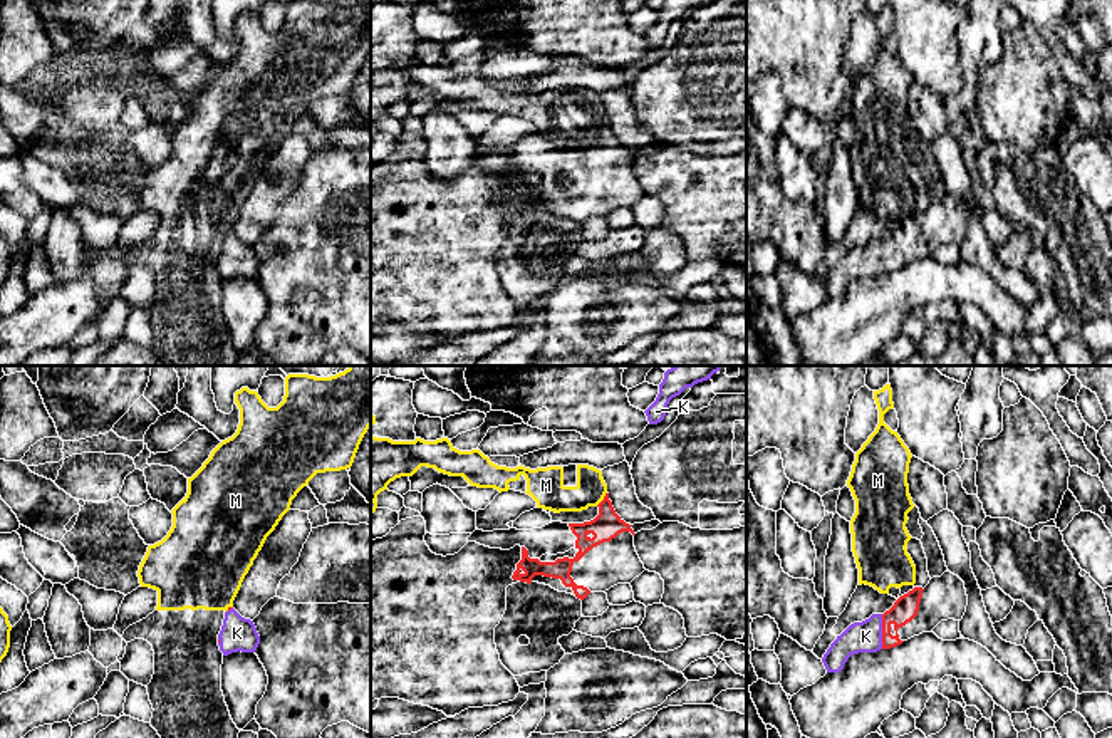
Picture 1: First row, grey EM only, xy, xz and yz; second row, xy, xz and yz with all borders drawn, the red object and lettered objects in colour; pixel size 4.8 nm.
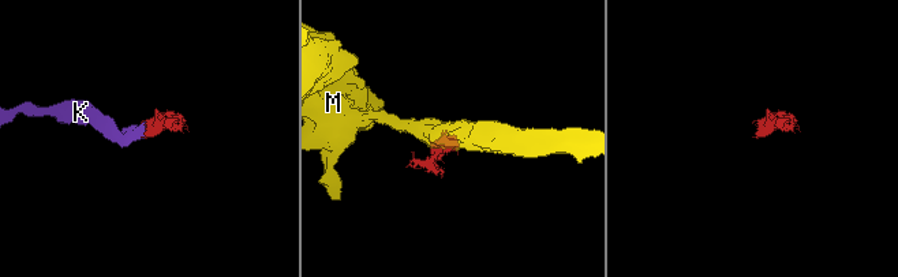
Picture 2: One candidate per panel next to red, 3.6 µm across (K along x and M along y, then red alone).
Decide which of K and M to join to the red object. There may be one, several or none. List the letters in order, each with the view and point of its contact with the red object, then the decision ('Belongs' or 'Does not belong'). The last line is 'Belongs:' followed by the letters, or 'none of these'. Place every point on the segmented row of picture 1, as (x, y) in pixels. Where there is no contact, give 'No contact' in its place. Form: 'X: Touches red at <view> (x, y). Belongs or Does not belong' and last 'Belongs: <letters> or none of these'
K: Touches red at yz (883, 631). Belongs
M: Touches red at xz (604, 498). Does not belong
Belongs: K

